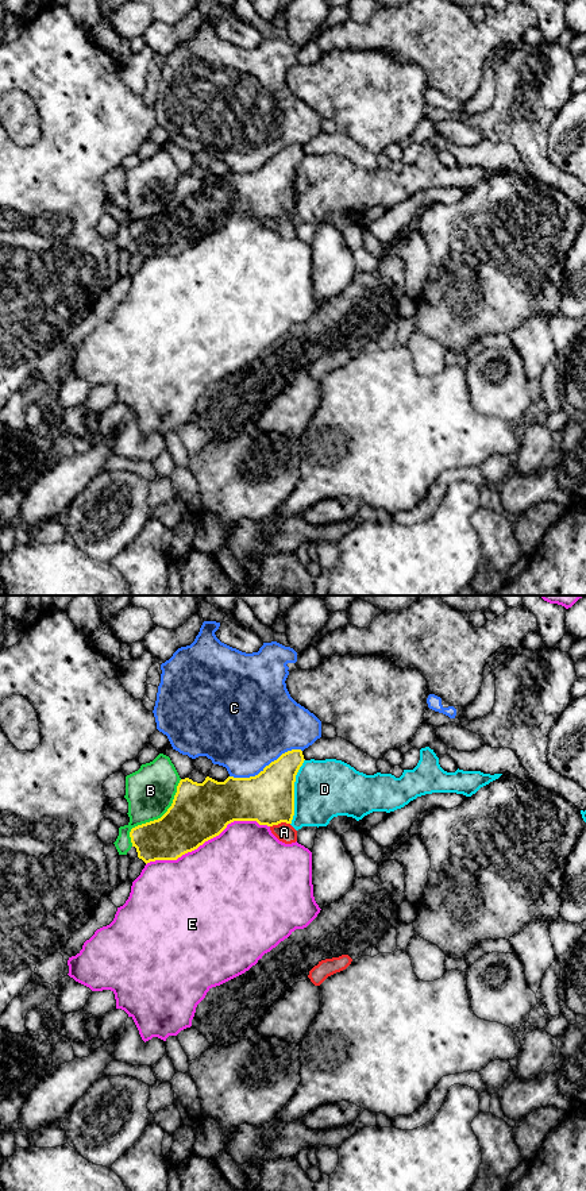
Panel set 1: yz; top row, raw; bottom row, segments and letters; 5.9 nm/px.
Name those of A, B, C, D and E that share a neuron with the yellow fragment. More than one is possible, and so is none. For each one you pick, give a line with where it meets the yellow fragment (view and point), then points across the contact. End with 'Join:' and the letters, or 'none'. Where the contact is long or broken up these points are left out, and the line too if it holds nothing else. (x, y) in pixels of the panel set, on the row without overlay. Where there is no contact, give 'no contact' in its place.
A: meets yellow in yz at (280, 218); runs through yz (268, 193), (274, 201), (280, 218), (284, 227)
Join: A

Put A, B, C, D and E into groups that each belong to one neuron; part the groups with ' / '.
A / B / C / D / E

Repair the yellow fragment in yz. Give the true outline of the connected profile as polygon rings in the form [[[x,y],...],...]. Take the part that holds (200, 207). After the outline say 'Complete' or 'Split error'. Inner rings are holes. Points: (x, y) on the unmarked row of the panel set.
[[[292,144],[255,171],[228,171],[224,177],[207,171],[203,178],[189,173],[181,174],[167,207],[158,215],[131,224],[130,232],[138,253],[146,259],[155,255],[177,255],[219,231],[234,216],[257,216],[259,220],[267,220],[279,236],[296,238],[297,226],[290,220],[294,211],[294,177],[304,155],[301,144]]]. Split error

